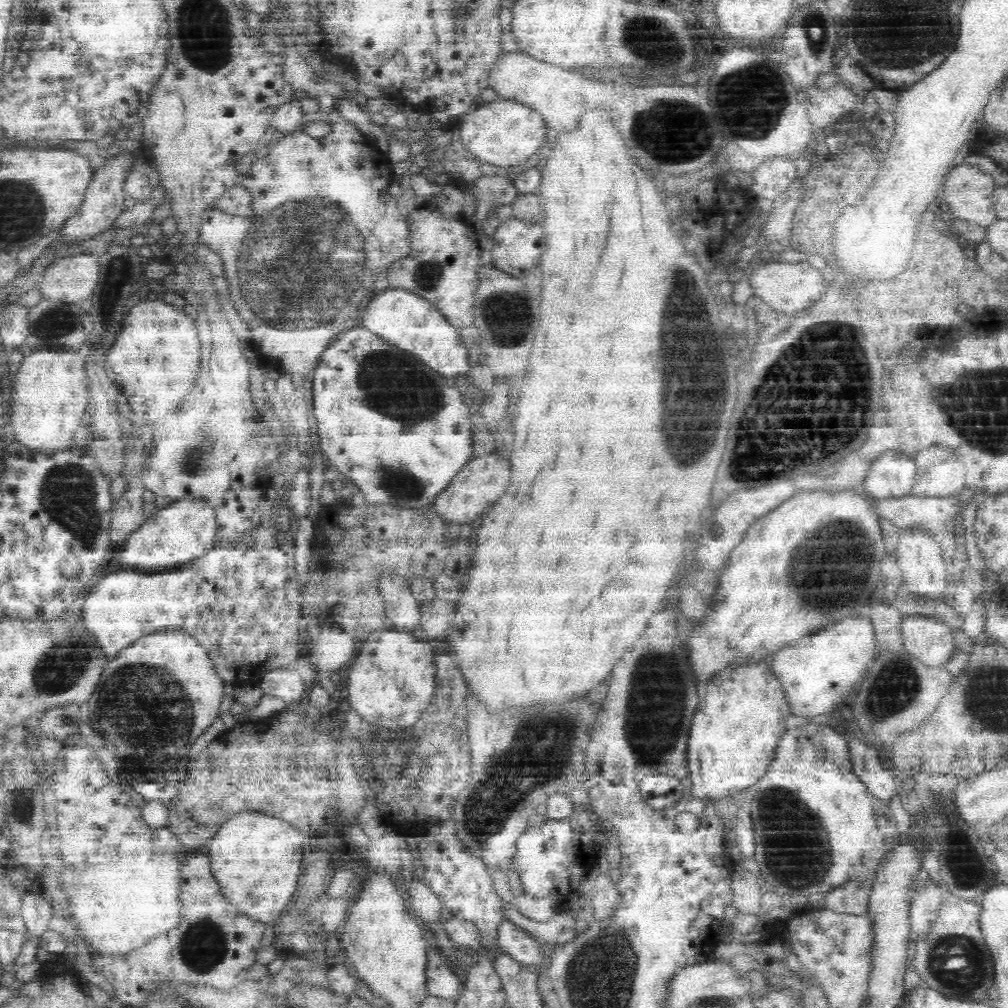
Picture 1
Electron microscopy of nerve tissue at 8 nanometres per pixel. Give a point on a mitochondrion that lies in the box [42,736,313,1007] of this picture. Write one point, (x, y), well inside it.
(207, 938)

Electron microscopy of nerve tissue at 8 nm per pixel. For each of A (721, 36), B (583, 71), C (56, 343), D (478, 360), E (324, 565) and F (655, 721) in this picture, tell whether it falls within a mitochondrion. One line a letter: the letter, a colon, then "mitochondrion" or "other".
A: other
B: other
C: mitochondrion
D: other
E: other
F: mitochondrion

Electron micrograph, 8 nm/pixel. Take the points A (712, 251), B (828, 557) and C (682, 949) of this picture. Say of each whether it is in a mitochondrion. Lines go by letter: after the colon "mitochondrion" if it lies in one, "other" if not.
A: other
B: mitochondrion
C: other

